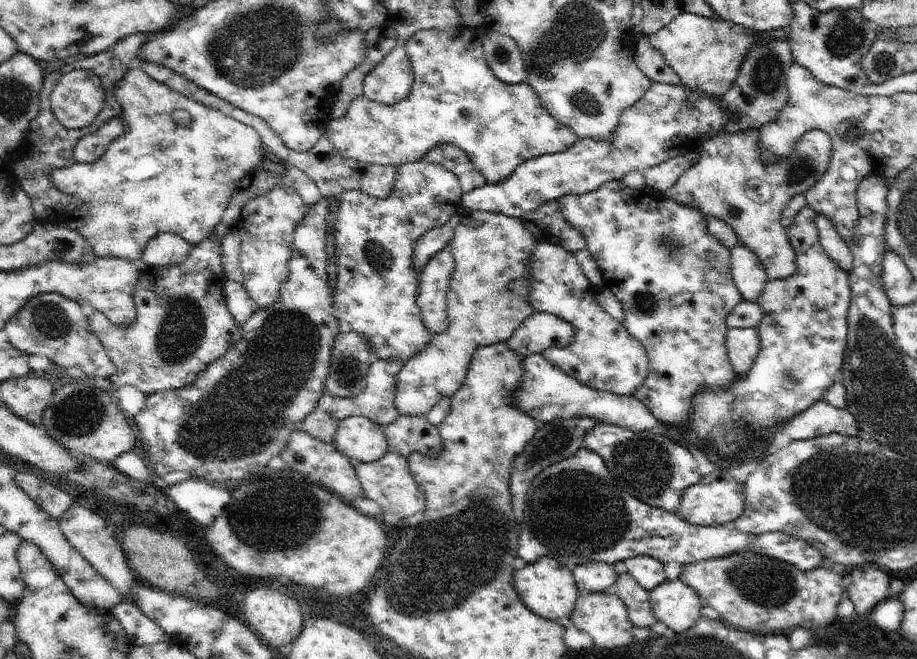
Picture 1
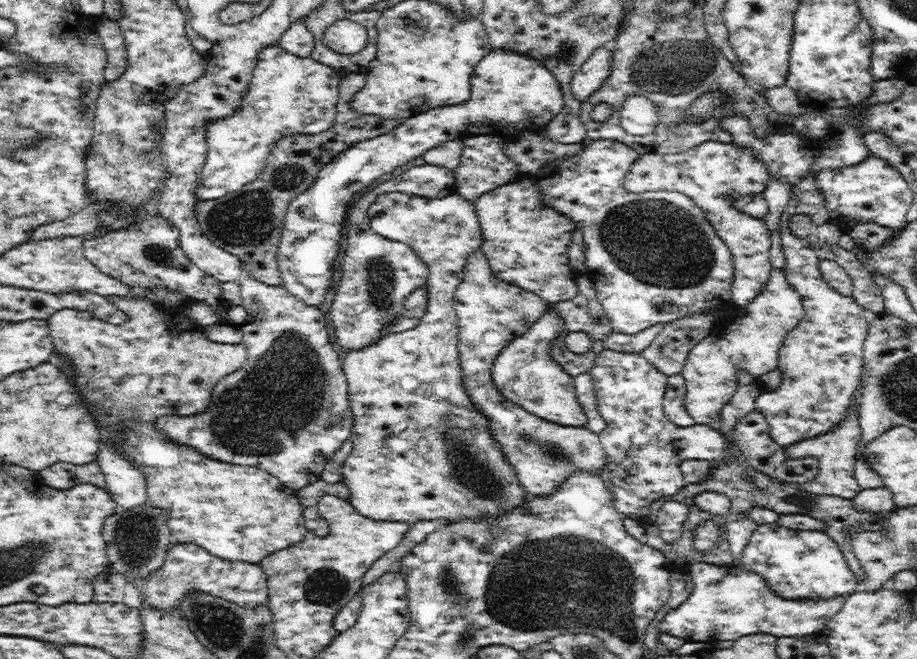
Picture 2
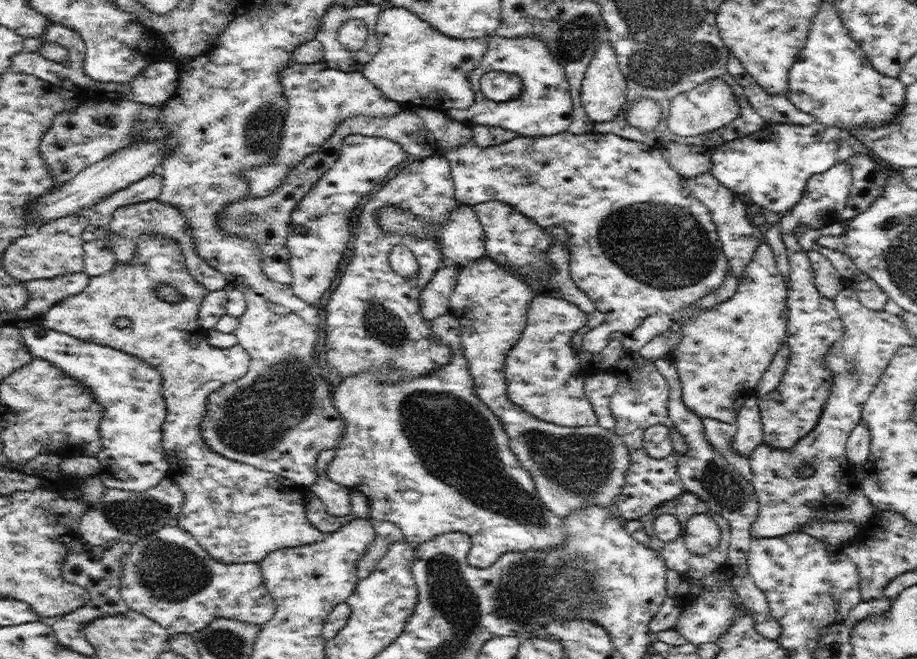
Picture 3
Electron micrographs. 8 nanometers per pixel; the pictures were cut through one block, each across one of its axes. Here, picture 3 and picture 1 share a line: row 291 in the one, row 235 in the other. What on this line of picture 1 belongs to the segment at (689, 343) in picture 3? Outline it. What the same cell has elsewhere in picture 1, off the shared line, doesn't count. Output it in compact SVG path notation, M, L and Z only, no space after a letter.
M759 128L737 132L737 134L715 134L701 150L697 162L687 168L677 182L665 192L679 204L693 206L709 220L723 220L735 230L737 244L749 246L765 266L769 282L789 278L795 272L795 250L789 244L787 230L781 226L781 212L793 196L811 190L827 172L831 162L833 142L827 132L809 130L805 132L789 156L779 160L761 160Z

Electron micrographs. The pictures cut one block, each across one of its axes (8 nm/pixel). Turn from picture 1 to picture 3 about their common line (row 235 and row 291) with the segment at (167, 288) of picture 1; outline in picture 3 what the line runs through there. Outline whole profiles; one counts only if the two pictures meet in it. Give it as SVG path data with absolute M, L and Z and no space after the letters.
M145 200L145 202L139 202L139 204L127 204L127 206L121 206L117 208L115 216L113 216L113 222L111 222L111 228L115 232L119 232L119 236L127 238L127 240L139 240L143 236L143 232L147 232L147 236L151 236L151 232L159 232L159 236L167 234L171 240L177 240L179 246L181 246L181 252L185 256L185 268L189 270L189 274L199 282L203 284L209 292L215 292L215 290L223 290L227 286L227 280L225 276L217 270L217 268L211 268L199 254L197 254L197 246L193 244L193 228L187 226L189 220L185 218L185 214L181 210L177 210L173 204L167 204L167 202L161 202L161 200Z

